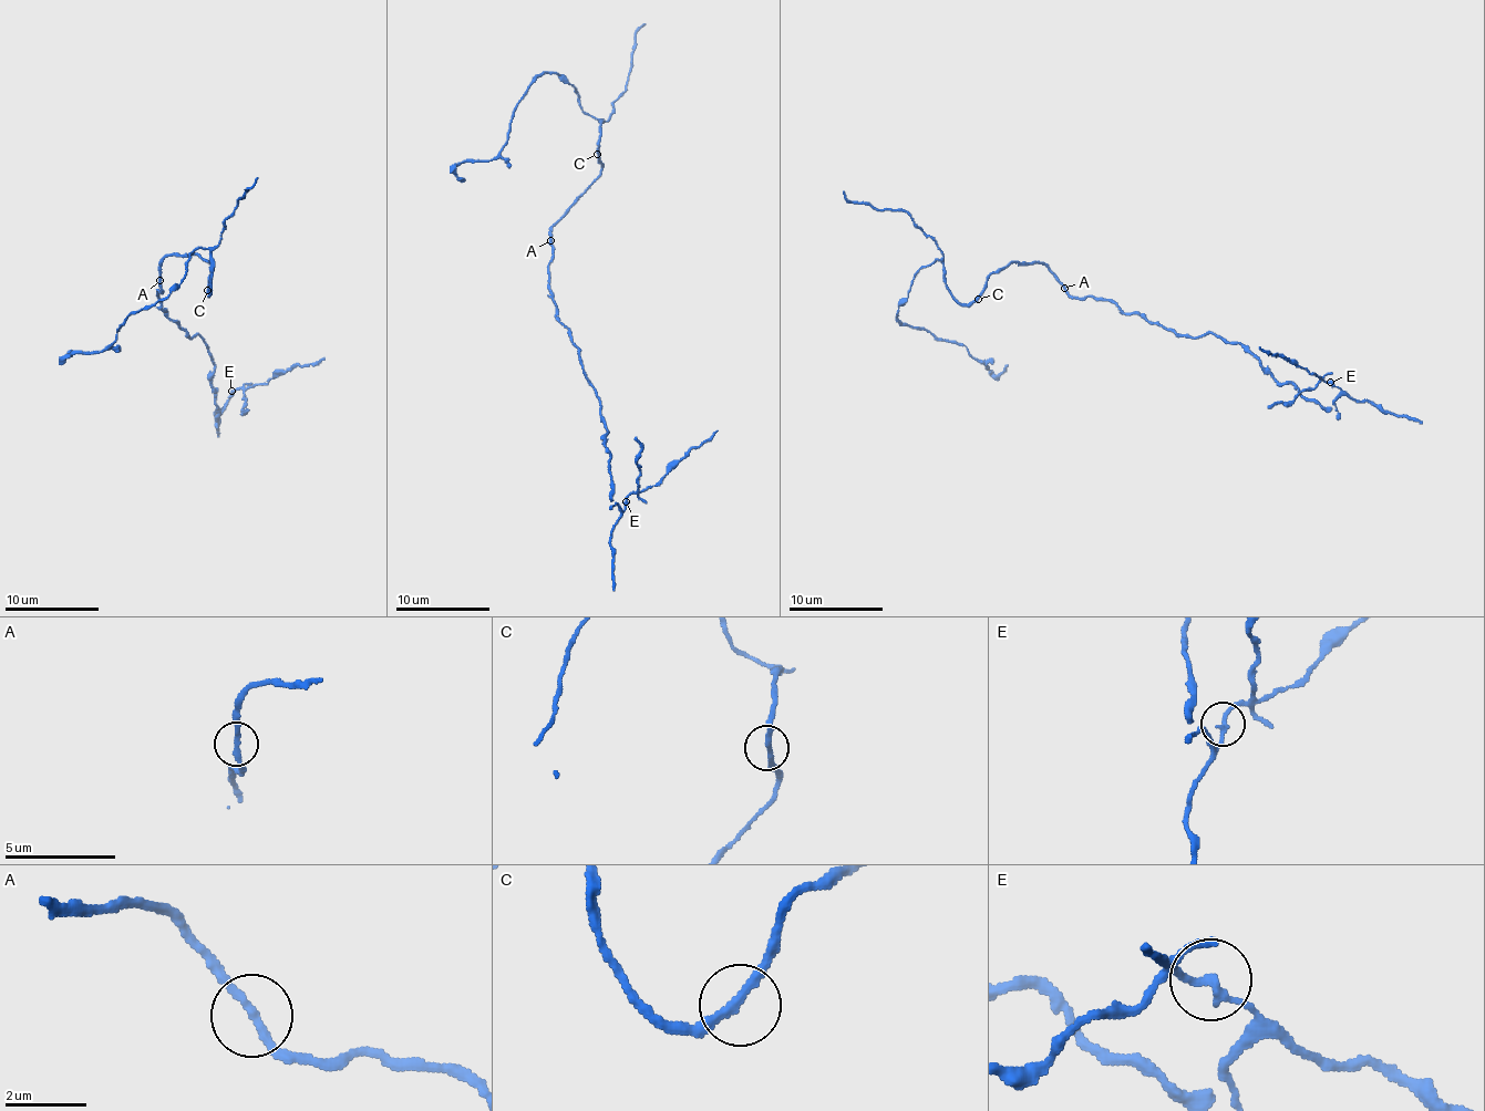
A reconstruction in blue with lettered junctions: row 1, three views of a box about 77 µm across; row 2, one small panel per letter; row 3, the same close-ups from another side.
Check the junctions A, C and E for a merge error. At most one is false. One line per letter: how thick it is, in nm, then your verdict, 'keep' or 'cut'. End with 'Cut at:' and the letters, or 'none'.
A: 200 nm | keep
C: 220 nm | keep
E: 200 nm | cut
Cut at: E

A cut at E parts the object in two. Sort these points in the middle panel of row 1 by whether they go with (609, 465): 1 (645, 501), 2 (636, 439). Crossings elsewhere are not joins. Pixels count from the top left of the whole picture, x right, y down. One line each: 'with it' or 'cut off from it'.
1: cut off from it
2: cut off from it

